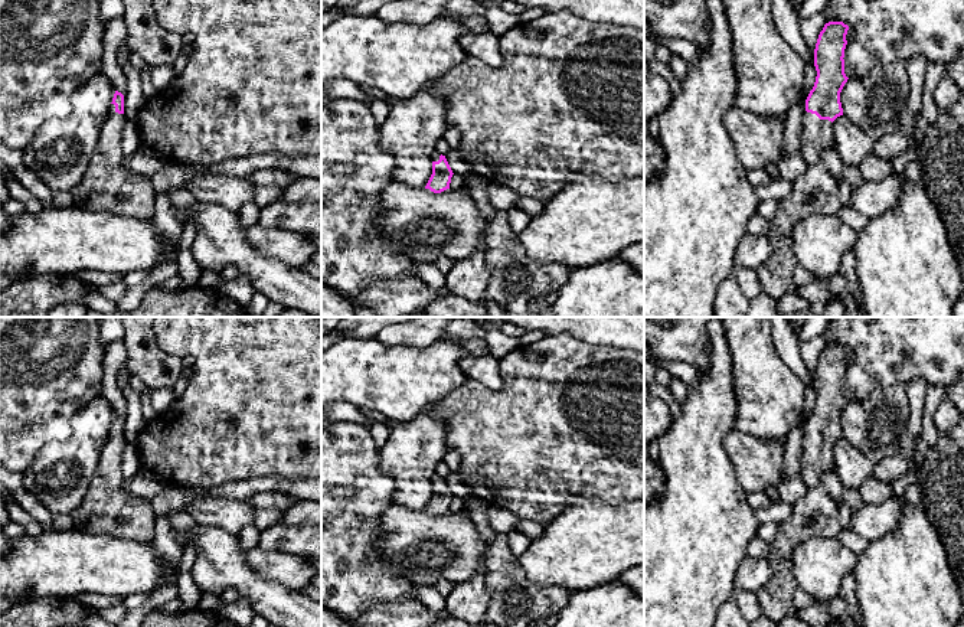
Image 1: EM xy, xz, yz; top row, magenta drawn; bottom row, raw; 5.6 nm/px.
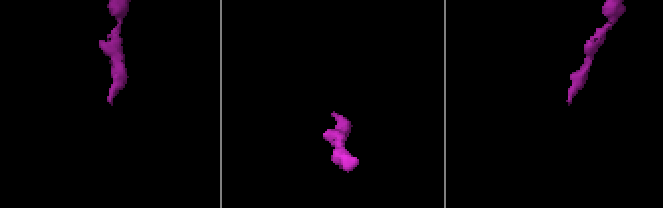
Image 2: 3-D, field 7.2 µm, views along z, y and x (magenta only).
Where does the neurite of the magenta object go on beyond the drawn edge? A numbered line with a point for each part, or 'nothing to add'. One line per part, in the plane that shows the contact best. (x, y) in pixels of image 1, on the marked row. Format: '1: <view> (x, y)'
1: yz (816, 190)

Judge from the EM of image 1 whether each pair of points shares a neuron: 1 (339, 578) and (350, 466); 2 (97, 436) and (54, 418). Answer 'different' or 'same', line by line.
1: same
2: different

